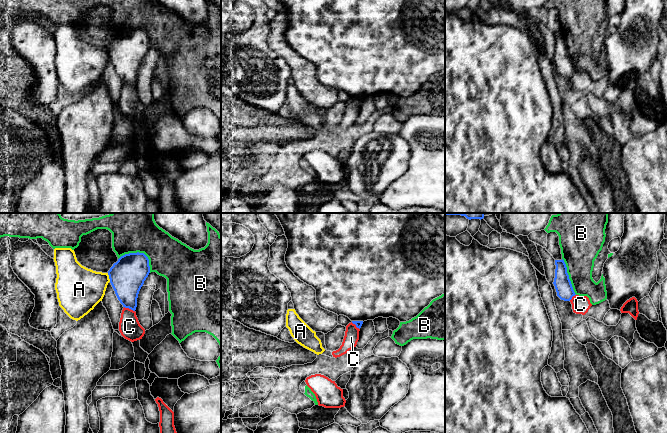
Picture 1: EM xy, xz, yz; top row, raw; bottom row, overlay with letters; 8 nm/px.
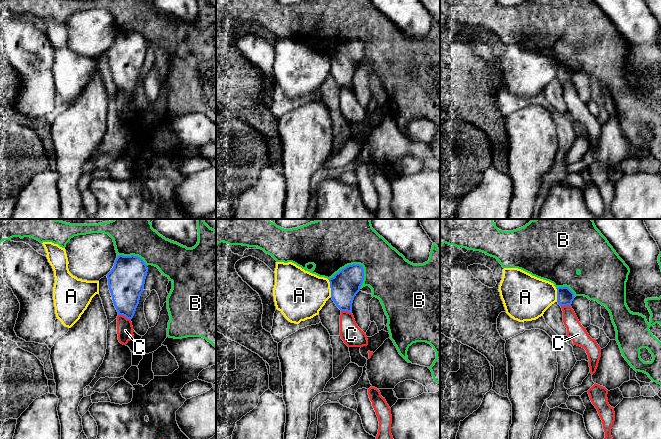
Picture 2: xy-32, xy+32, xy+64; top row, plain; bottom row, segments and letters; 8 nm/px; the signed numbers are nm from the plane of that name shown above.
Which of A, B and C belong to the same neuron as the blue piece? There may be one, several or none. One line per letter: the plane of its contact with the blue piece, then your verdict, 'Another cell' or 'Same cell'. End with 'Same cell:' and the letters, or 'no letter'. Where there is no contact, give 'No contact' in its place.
A: Touches blue in xy. Another cell
B: Touches blue in xy. Another cell
C: Touches blue in xy. Another cell
Same cell: no letter

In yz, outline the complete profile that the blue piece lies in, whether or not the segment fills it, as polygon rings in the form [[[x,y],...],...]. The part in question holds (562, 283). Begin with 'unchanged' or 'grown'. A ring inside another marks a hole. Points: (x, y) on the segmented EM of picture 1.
unchanged | [[[555,260],[555,278],[554,286],[557,292],[557,296],[564,301],[570,301],[575,292],[573,290],[569,275],[567,273],[567,267],[564,260]]]

